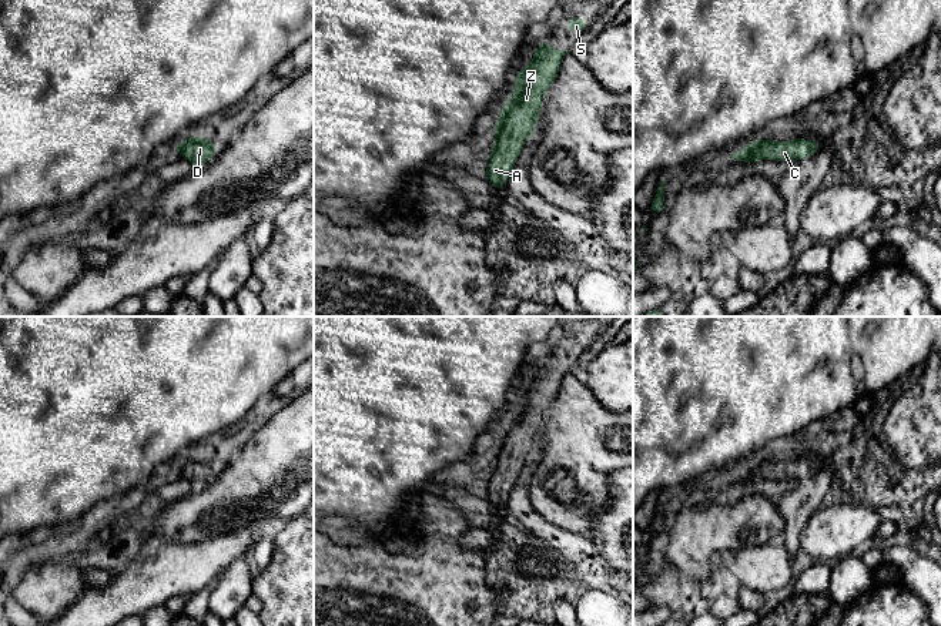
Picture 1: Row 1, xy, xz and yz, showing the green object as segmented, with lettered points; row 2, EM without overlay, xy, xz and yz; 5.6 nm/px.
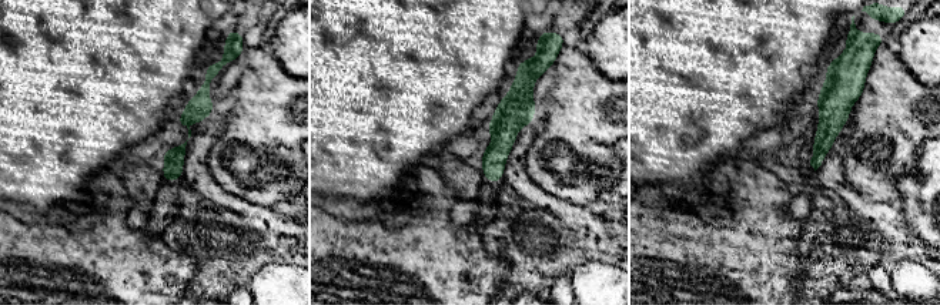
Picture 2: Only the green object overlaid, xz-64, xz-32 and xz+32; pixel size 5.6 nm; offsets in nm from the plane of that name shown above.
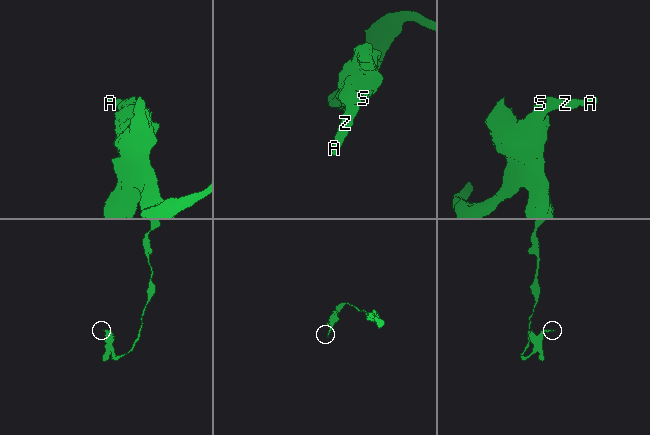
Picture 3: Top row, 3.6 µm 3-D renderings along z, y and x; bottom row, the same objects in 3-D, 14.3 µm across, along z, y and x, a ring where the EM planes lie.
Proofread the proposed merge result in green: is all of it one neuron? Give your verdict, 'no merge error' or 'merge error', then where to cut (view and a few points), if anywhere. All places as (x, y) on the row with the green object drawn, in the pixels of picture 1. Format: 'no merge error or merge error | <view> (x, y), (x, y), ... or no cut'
no merge error | no cut

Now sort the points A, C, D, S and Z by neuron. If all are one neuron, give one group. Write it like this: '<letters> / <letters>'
A C D S Z

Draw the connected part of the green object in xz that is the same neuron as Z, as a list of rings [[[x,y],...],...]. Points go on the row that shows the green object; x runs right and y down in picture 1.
[[[540,40],[532,64],[516,73],[515,88],[493,127],[495,145],[486,161],[486,180],[496,193],[506,184],[525,141],[533,135],[543,94],[553,84],[566,54],[567,50],[555,51],[550,43]]]

